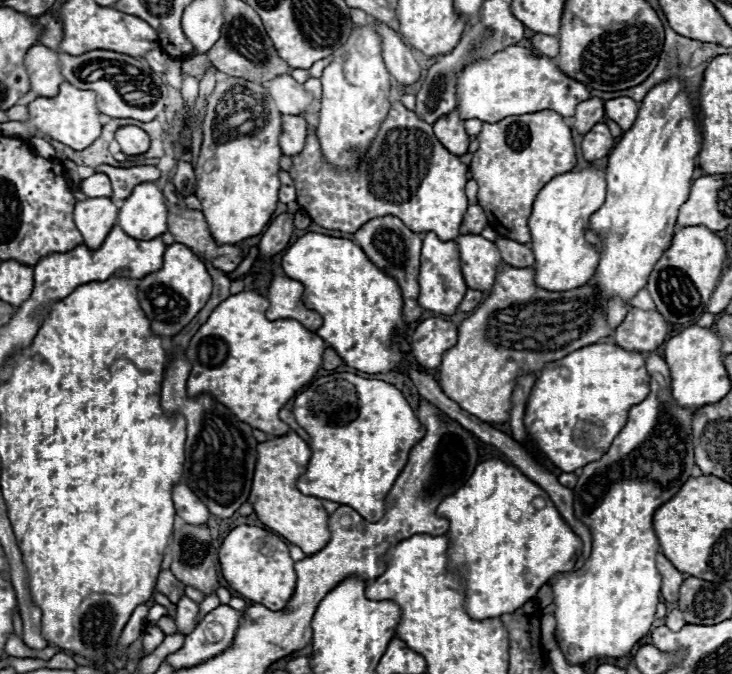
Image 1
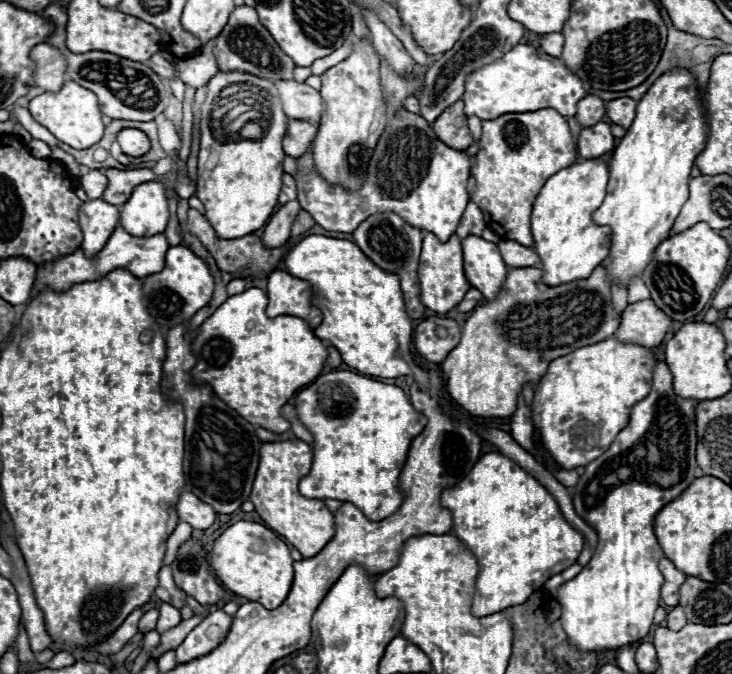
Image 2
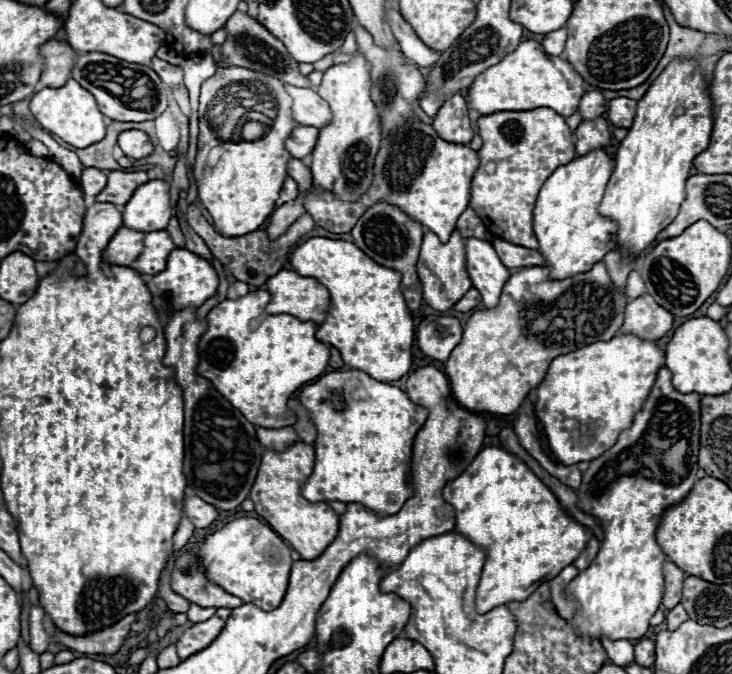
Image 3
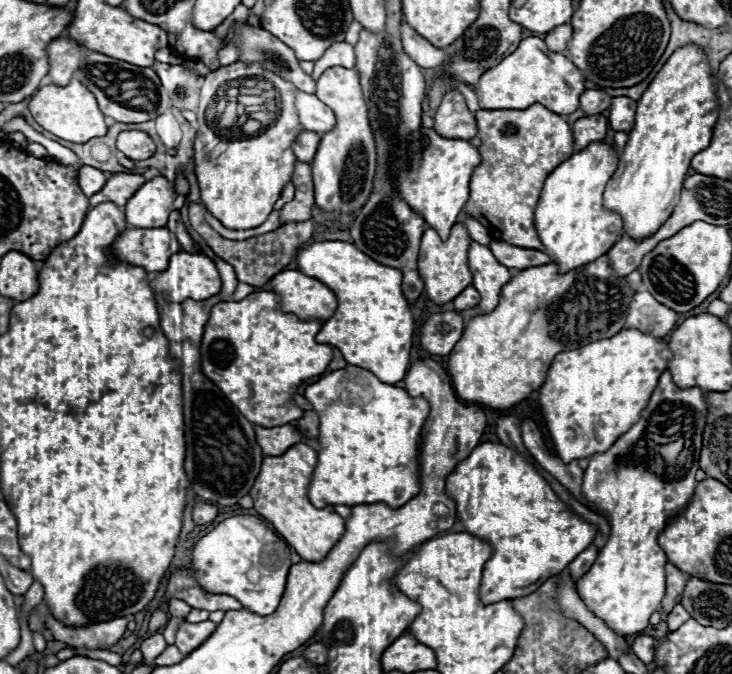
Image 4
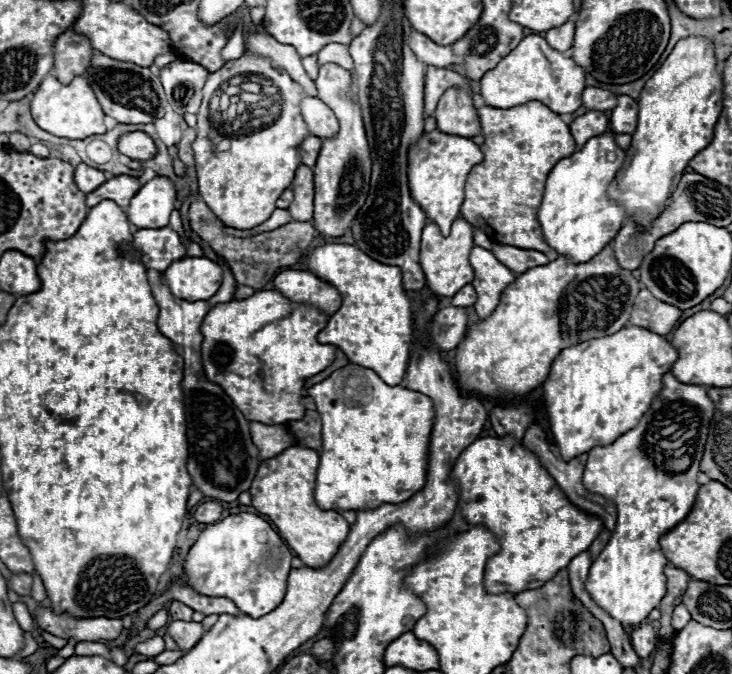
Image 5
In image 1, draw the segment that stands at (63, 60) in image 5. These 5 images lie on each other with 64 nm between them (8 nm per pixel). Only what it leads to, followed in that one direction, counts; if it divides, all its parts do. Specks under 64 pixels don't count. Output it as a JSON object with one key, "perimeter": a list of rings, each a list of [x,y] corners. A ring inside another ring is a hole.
{"perimeter":[[[36,44],[28,50],[24,62],[30,76],[30,92],[44,98],[56,96],[60,82],[64,82],[58,54],[42,44]]]}

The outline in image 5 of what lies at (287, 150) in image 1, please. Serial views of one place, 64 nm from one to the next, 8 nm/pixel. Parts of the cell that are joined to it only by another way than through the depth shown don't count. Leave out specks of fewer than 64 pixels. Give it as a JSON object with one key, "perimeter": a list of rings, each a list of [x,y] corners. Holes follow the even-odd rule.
{"perimeter":[[[306,136],[304,142],[298,146],[302,164],[306,164],[306,166],[314,166],[314,164],[316,164],[316,158],[318,158],[318,152],[320,152],[320,146],[322,146],[322,138]]]}

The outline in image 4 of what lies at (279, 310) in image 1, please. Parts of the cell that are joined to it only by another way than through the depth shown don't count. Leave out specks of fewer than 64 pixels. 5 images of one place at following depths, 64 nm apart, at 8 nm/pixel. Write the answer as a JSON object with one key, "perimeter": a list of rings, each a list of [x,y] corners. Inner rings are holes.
{"perimeter":[[[282,270],[270,284],[272,292],[280,298],[280,310],[296,314],[302,320],[328,320],[332,310],[336,310],[336,296],[332,290],[298,270]]]}

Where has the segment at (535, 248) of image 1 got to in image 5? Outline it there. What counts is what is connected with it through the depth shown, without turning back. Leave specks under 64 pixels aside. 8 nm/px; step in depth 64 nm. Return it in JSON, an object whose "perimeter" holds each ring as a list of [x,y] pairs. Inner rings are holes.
{"perimeter":[[[602,134],[596,138],[590,138],[582,150],[560,160],[548,174],[542,204],[538,208],[538,222],[548,246],[552,246],[560,256],[566,256],[572,264],[588,262],[596,254],[600,254],[600,250],[604,250],[616,238],[616,234],[624,224],[624,218],[626,218],[624,208],[620,208],[618,204],[612,204],[606,198],[606,188],[612,182],[618,168],[622,166],[622,162],[624,162],[624,150],[618,148],[618,144],[614,142],[614,134]]]}

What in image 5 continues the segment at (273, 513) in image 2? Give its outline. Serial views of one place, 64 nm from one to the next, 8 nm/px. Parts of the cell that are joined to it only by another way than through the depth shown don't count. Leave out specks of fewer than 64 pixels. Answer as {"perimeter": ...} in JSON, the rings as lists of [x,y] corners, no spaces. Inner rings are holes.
{"perimeter":[[[296,444],[284,450],[282,454],[264,460],[258,468],[252,488],[249,489],[249,493],[252,494],[252,506],[272,520],[286,544],[306,566],[312,568],[326,566],[350,530],[350,524],[338,512],[320,510],[314,504],[316,470],[318,452]]]}

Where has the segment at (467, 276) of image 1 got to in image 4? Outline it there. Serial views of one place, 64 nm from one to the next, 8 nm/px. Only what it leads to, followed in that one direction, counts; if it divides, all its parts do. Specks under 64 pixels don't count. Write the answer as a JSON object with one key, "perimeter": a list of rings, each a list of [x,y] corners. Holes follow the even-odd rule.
{"perimeter":[[[470,242],[468,266],[474,276],[474,288],[480,292],[480,308],[484,314],[492,312],[498,306],[502,286],[512,278],[512,272],[502,266],[488,246]]]}

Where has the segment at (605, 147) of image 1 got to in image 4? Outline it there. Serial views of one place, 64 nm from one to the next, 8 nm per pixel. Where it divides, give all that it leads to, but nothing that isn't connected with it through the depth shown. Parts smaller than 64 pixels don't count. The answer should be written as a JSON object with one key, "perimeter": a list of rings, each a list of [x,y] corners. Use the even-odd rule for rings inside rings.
{"perimeter":[[[602,114],[584,116],[574,124],[572,132],[574,132],[574,140],[576,140],[574,150],[580,152],[580,150],[588,148],[592,142],[602,142],[606,138],[606,134],[608,134],[608,118],[602,116]]]}

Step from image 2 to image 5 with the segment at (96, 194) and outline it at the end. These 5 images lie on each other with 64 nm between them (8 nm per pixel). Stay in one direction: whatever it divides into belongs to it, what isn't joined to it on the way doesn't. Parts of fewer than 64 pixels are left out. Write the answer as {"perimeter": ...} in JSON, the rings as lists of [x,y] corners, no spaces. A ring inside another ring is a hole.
{"perimeter":[[[80,164],[80,166],[76,166],[74,180],[76,180],[76,186],[84,194],[90,194],[92,190],[96,190],[98,186],[102,186],[106,182],[106,176],[104,176],[104,172],[100,172],[96,168],[90,168],[86,164]]]}

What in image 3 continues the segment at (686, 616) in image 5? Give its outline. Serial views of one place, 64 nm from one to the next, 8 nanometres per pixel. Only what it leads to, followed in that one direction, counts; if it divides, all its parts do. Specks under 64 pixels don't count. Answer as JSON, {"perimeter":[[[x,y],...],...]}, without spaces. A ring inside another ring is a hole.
{"perimeter":[[[678,604],[676,608],[672,608],[668,614],[666,614],[666,624],[668,624],[668,630],[676,630],[682,622],[688,620],[688,614],[686,610]]]}

